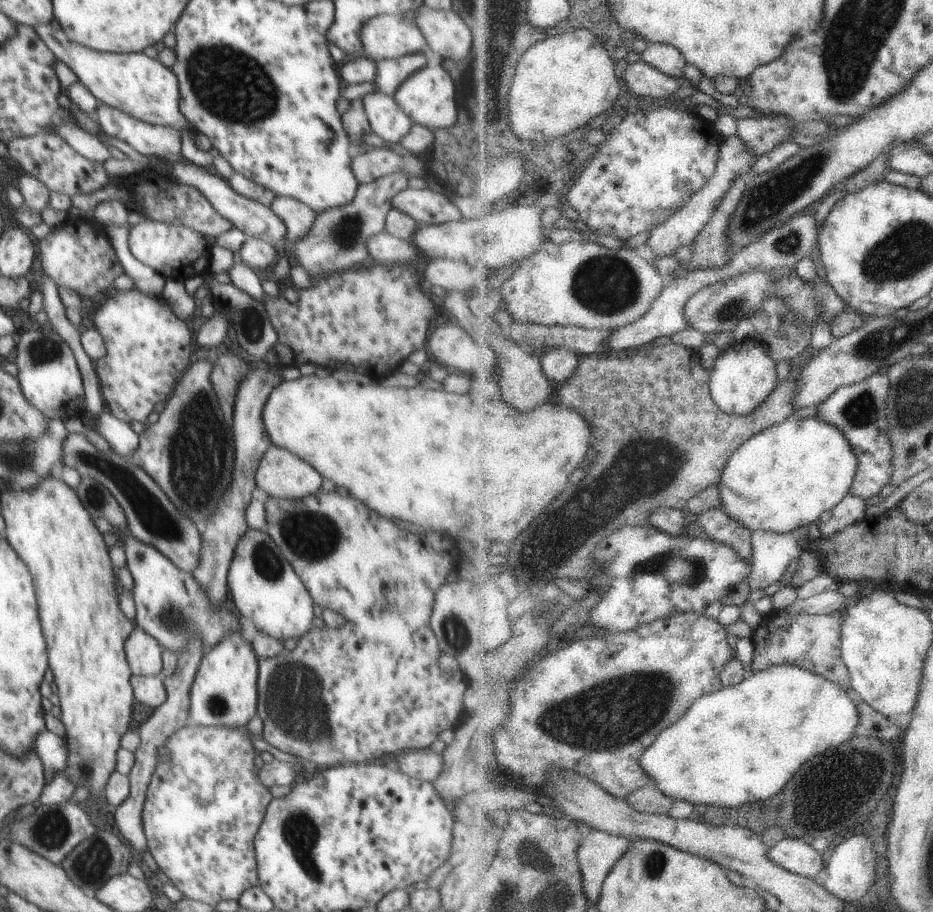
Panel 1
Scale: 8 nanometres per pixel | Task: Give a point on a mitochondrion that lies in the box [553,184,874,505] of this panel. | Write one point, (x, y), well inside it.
(606, 285)

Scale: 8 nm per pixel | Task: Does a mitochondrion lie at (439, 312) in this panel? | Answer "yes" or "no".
no

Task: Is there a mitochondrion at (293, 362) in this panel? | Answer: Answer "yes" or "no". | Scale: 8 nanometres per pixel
no

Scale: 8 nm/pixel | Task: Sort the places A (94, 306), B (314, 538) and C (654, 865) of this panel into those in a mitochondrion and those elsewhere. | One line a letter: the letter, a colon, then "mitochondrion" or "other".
A: other
B: mitochondrion
C: mitochondrion

